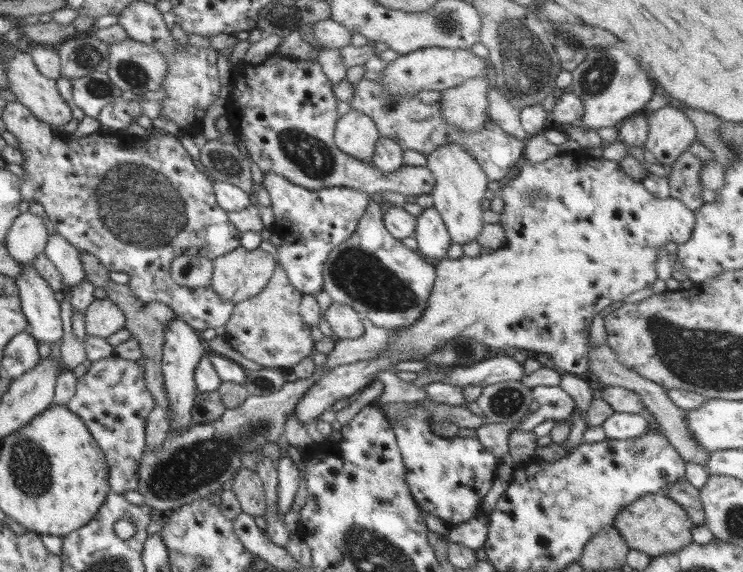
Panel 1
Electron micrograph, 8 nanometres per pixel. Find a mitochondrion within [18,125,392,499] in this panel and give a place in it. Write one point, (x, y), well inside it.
(134, 204)

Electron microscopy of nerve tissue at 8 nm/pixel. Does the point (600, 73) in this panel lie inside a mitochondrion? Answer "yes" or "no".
yes

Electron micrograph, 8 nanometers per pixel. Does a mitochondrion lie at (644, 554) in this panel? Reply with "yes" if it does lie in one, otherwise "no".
no

